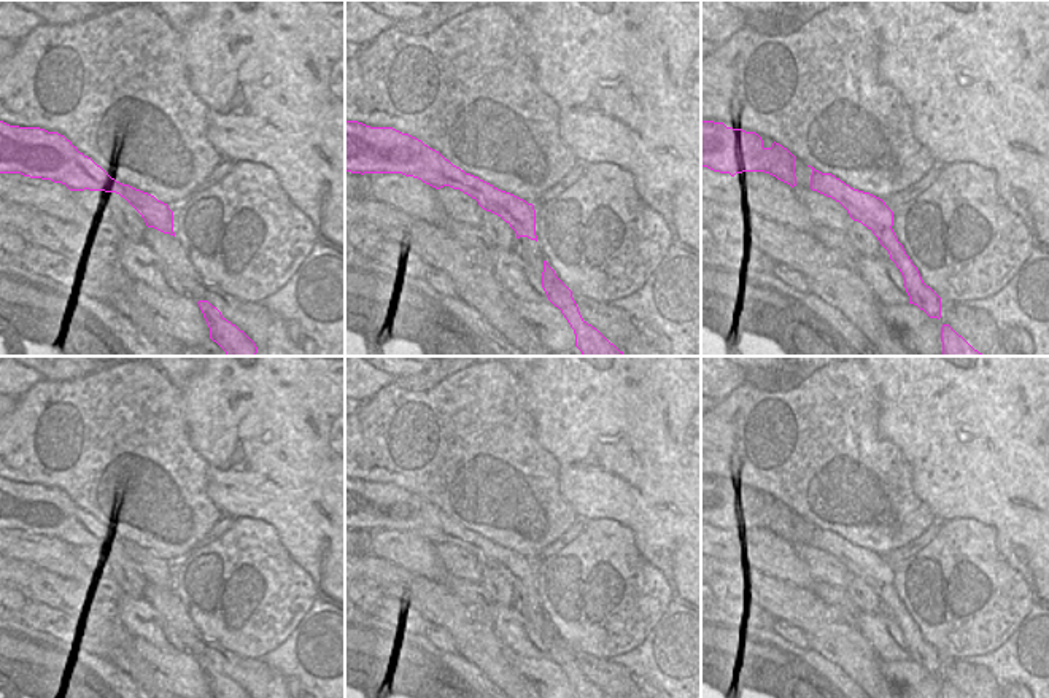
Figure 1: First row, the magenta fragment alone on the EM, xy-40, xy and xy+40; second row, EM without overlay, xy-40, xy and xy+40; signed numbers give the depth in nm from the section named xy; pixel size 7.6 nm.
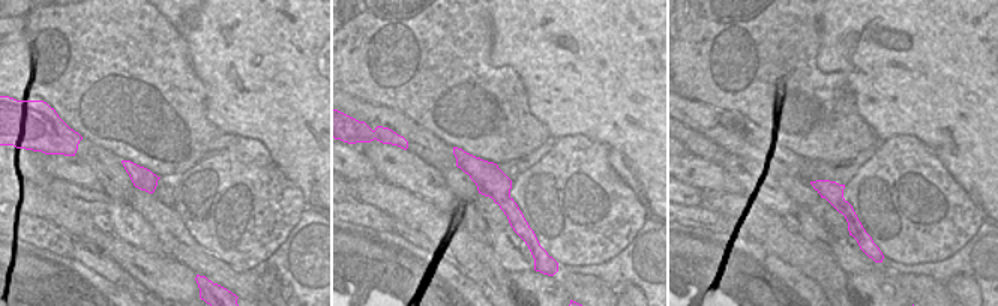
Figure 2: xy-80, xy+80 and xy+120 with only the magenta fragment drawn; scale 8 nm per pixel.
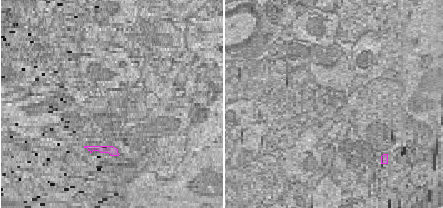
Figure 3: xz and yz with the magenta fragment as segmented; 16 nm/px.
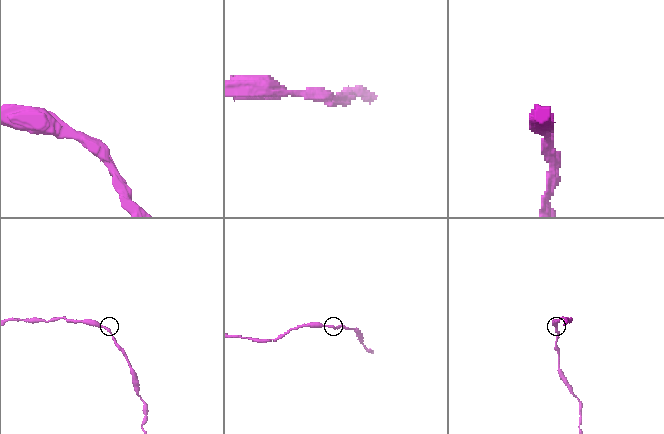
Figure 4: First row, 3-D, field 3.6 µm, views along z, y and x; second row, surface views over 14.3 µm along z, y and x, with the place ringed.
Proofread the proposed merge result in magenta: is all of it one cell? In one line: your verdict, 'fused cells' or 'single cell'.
single cell

